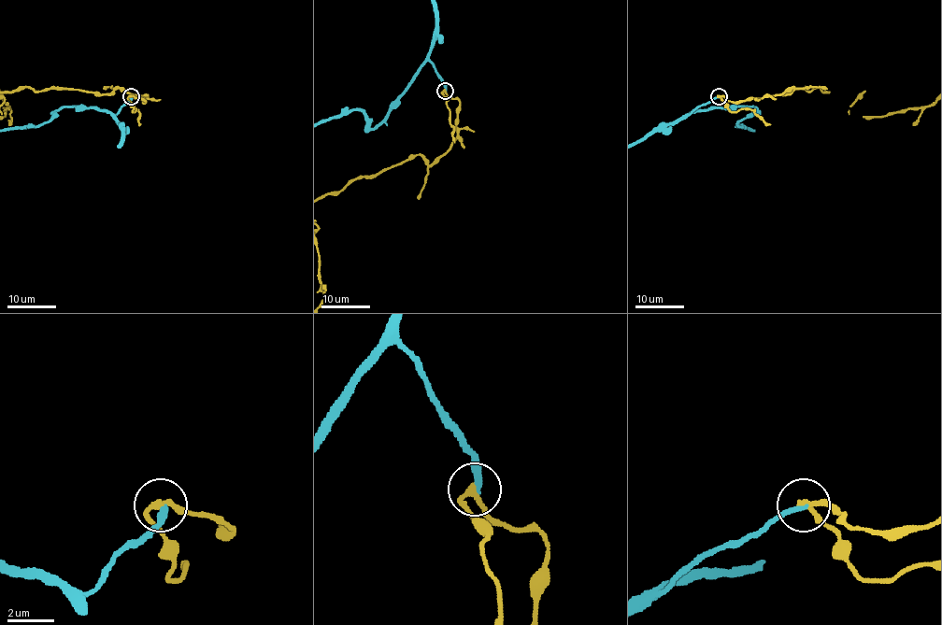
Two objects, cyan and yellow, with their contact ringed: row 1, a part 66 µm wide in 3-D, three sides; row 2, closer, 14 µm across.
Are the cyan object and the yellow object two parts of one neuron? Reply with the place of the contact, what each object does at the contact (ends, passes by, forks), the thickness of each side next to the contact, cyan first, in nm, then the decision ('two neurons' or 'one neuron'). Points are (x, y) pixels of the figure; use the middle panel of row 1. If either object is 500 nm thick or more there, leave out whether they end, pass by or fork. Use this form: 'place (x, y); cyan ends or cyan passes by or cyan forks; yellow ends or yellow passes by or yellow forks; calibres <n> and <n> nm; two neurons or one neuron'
place (445, 91); cyan ends; yellow passes by; calibres 240 and 240 nm; two neurons

